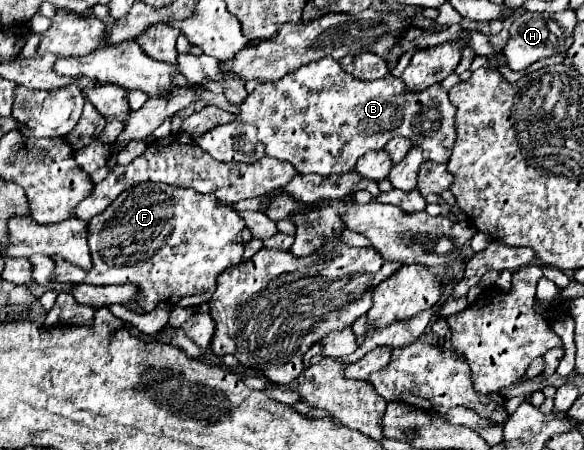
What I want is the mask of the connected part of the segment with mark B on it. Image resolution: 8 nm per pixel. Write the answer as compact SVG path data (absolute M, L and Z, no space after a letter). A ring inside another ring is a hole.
M325 57L317 63L309 63L295 73L285 75L277 81L259 83L253 93L239 105L237 119L257 127L257 137L265 145L265 155L289 161L299 173L333 175L353 171L353 163L367 151L379 151L385 143L401 135L423 149L425 159L433 163L445 163L451 155L455 143L455 107L447 99L447 91L439 83L427 87L427 91L407 91L403 81L397 77L387 77L379 81L361 81L347 75L339 61Z

